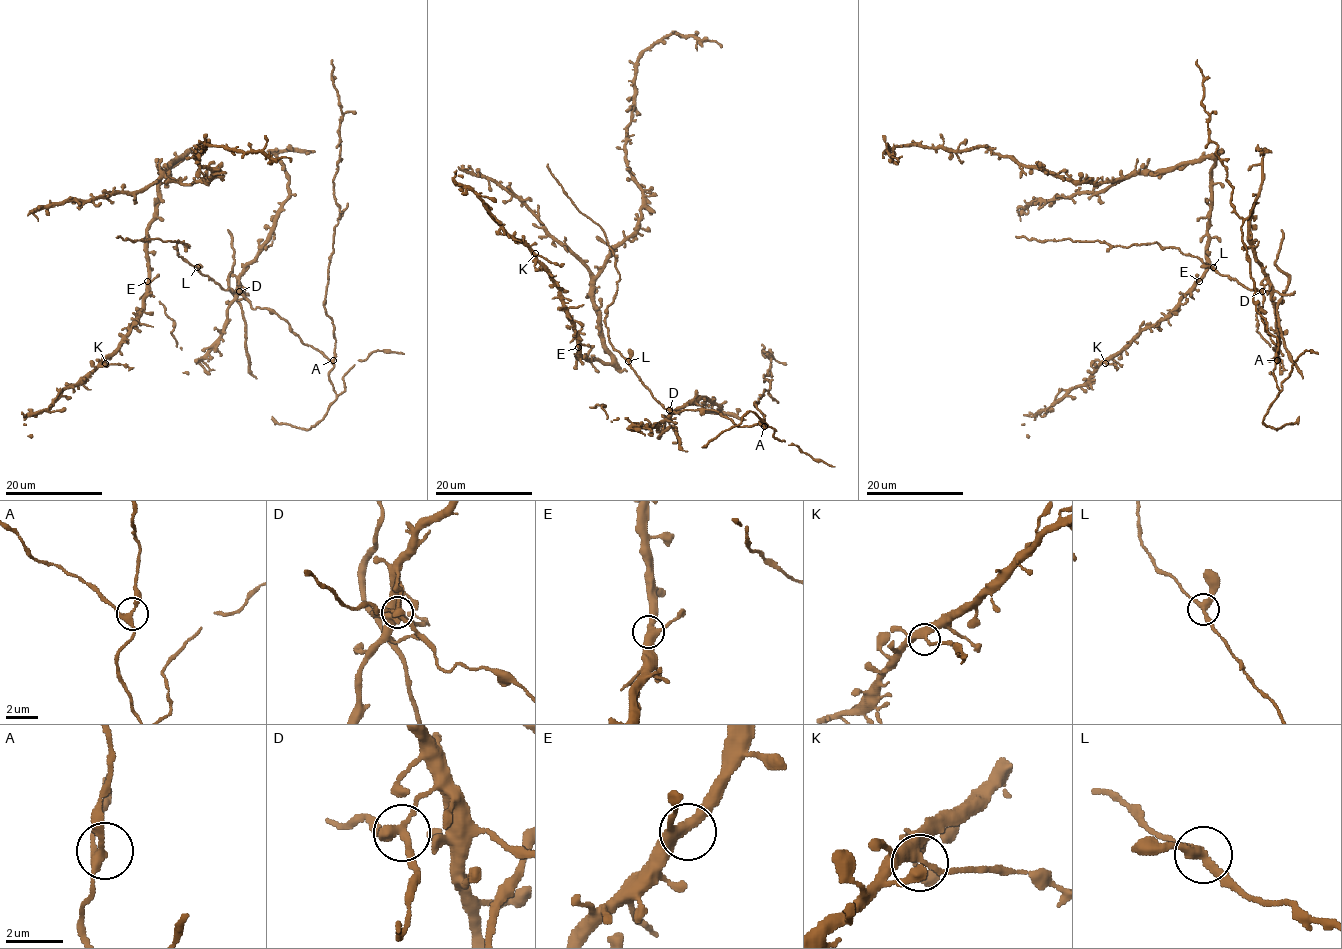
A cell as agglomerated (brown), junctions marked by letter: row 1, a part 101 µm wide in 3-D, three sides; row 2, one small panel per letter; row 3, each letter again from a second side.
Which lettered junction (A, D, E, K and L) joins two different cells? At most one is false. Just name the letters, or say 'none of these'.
none of these

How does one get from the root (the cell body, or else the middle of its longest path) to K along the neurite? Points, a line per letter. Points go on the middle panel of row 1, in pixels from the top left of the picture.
K: (589, 345), (579, 343), (574, 322), (562, 303), (561, 289), (535, 253)

